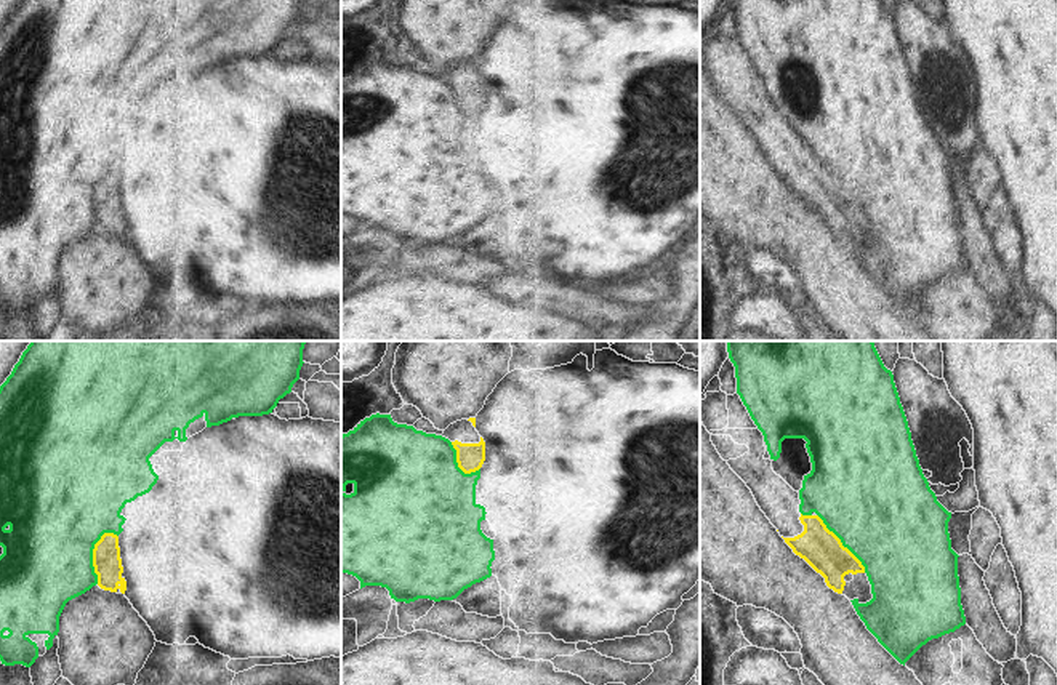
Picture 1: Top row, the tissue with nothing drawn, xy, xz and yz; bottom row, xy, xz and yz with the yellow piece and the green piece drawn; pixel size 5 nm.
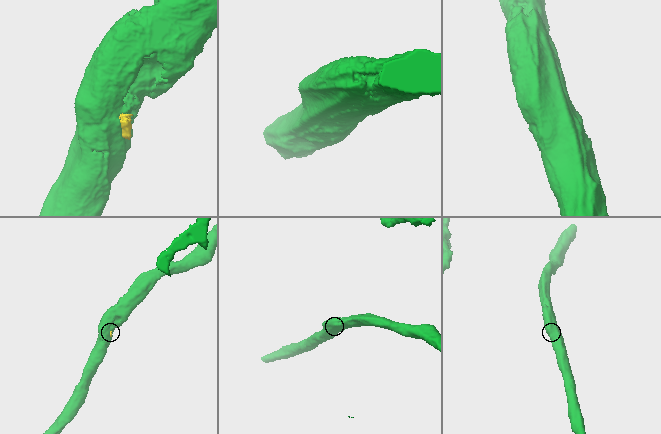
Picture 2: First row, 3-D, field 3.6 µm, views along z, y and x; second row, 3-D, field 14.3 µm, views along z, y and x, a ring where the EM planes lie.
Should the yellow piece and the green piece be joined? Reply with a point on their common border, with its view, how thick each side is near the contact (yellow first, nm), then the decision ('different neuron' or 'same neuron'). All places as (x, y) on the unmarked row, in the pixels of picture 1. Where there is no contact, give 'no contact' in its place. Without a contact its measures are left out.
meets yellow in xy at (93, 196); 140 nm thick on the yellow side, 460 nm on the other; different neuron

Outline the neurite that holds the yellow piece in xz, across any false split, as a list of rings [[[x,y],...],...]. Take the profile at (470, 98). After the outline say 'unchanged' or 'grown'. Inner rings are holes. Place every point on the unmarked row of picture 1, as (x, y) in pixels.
[[[476,59],[450,66],[442,78],[448,80],[456,91],[458,109],[464,115],[476,114],[485,102],[485,83],[476,72]]] | grown

